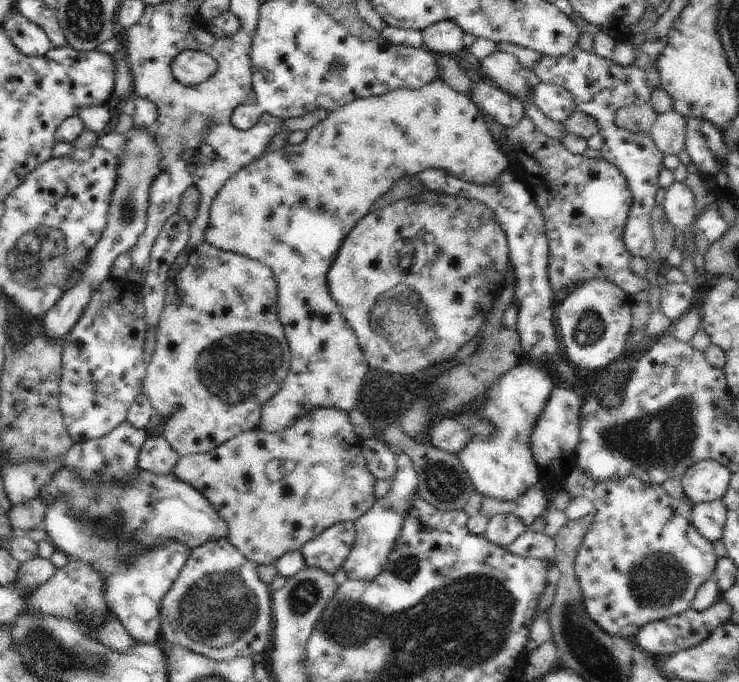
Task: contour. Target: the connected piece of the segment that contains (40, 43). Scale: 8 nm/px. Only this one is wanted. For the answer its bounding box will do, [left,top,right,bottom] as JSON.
[1,12,54,57]

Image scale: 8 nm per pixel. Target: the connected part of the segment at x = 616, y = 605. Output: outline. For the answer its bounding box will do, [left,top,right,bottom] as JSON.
[575,475,719,640]

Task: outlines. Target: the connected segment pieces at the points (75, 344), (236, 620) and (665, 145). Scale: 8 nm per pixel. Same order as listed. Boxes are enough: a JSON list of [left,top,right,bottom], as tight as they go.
[[60,276,147,443],[162,538,273,662],[650,110,687,155]]

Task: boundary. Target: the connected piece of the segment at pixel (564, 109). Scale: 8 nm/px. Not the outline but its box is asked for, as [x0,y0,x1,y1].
[532,81,577,123]

